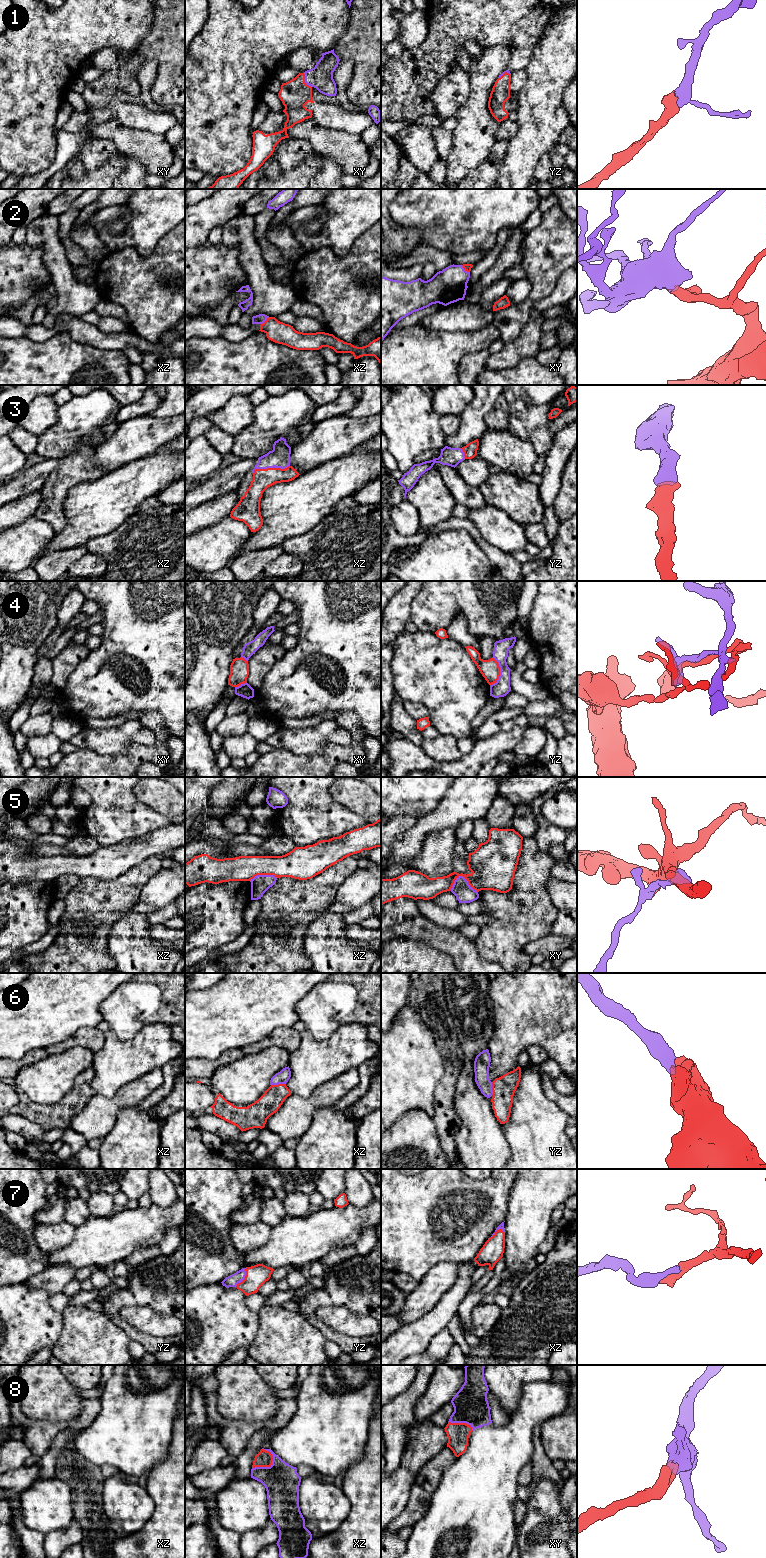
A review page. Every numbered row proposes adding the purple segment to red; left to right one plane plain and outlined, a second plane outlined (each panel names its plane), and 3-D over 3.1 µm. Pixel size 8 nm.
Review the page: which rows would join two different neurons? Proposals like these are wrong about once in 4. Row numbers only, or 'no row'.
4, 5

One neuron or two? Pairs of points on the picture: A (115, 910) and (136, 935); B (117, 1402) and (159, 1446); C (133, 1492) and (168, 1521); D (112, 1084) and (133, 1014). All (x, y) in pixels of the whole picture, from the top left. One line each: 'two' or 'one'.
A: two
B: one
C: two
D: two

